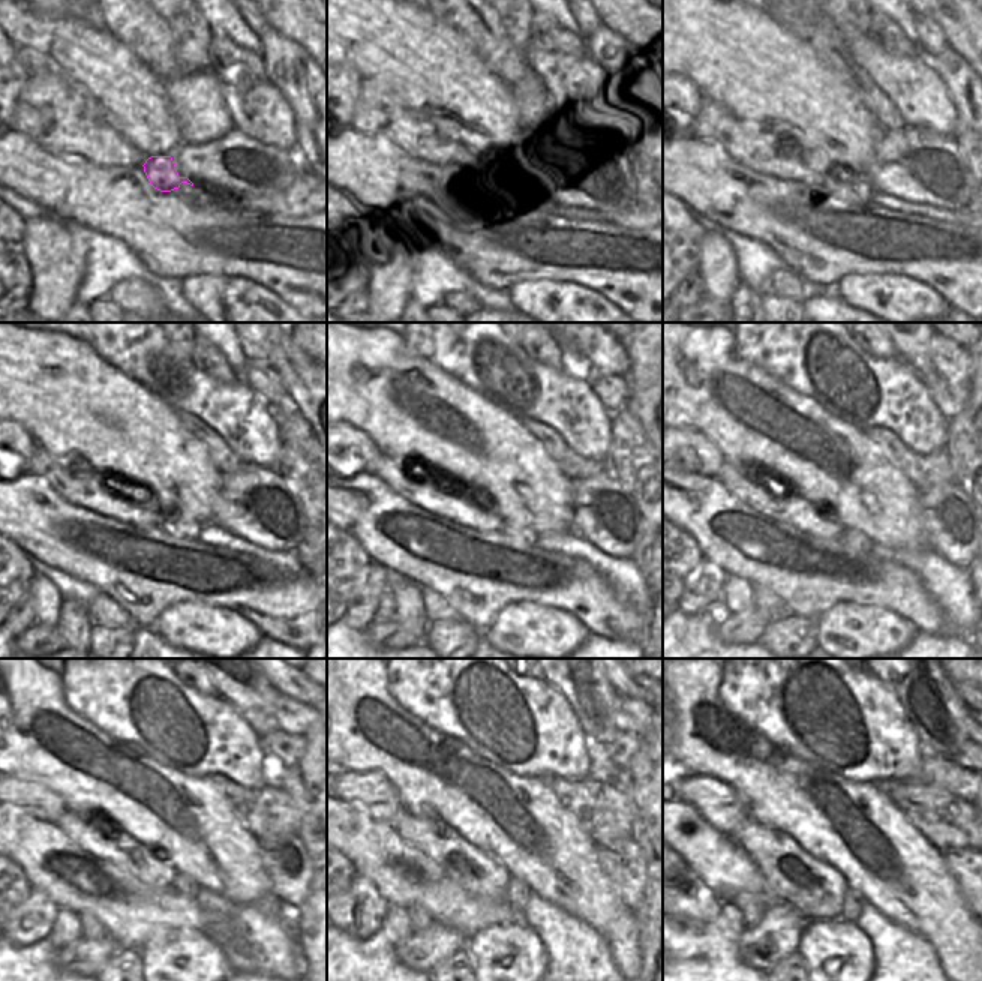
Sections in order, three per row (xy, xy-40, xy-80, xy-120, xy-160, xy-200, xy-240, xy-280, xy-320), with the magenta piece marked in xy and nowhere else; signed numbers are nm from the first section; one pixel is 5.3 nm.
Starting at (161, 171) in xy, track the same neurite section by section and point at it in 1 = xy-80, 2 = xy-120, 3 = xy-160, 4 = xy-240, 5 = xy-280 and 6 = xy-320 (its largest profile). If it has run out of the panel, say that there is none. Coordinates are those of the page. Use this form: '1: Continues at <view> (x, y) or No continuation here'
1: Continues at xy-80 (856, 189)
2: Continues at xy-120 (180, 528)
3: Continues at xy-160 (525, 534)
4: Continues at xy-240 (186, 885)
5: Continues at xy-280 (517, 894)
6: Continues at xy-320 (852, 902).

